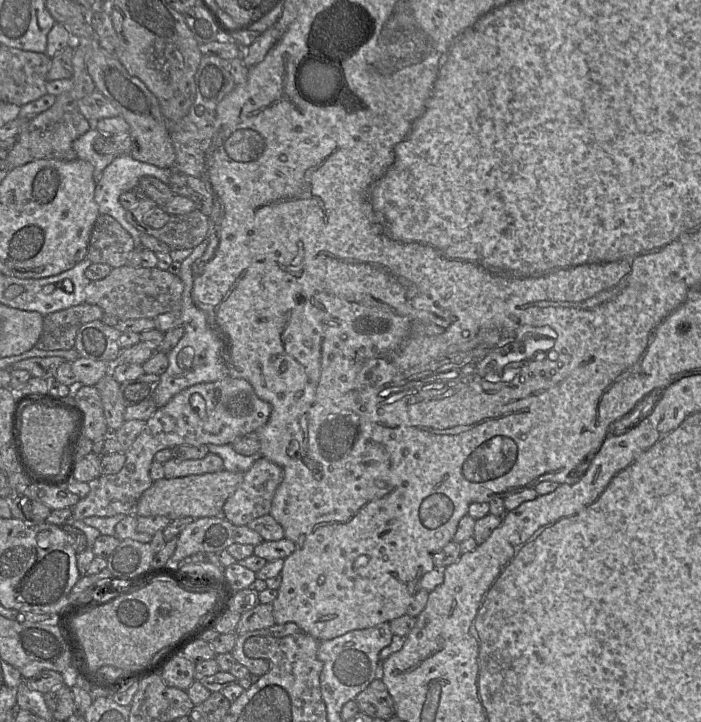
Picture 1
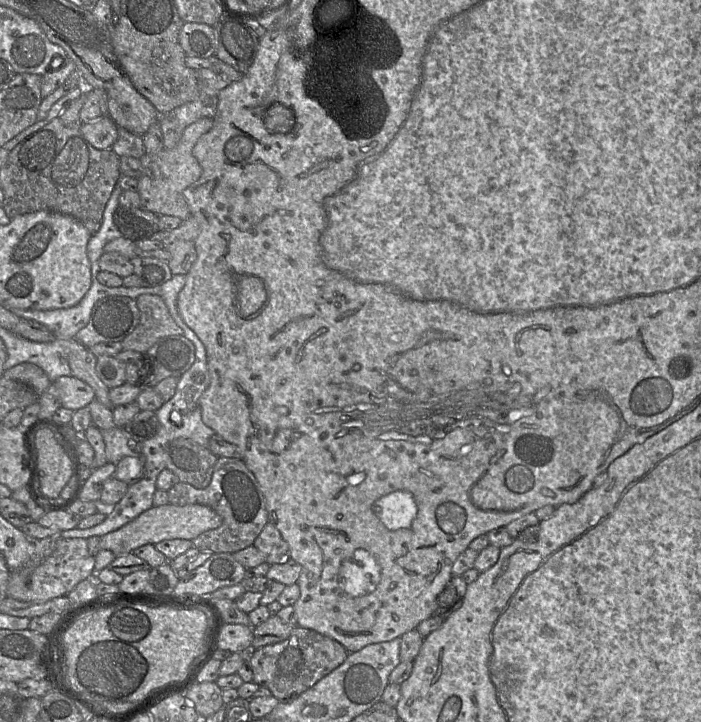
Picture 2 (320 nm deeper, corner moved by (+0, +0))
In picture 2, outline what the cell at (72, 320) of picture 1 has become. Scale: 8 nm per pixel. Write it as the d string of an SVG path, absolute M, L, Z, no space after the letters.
M108 296L93 307L88 324L75 339L89 348L97 343L122 342L137 327L140 311L136 300L124 296Z

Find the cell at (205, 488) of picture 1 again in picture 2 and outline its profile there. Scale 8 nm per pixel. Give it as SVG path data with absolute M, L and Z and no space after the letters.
M170 503L153 506L142 512L135 519L121 528L109 532L100 538L99 549L110 550L115 557L132 553L133 550L147 544L159 543L165 540L184 539L193 540L205 531L218 528L222 524L222 517L212 508L201 504L187 504L183 506Z

